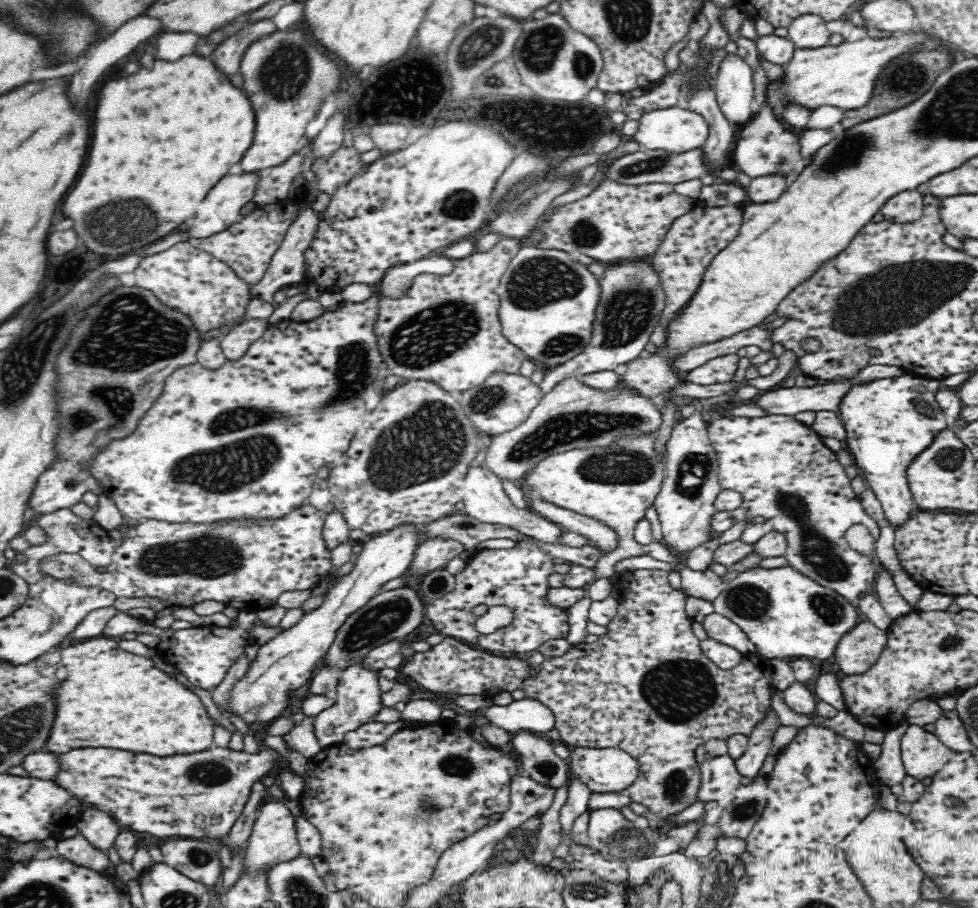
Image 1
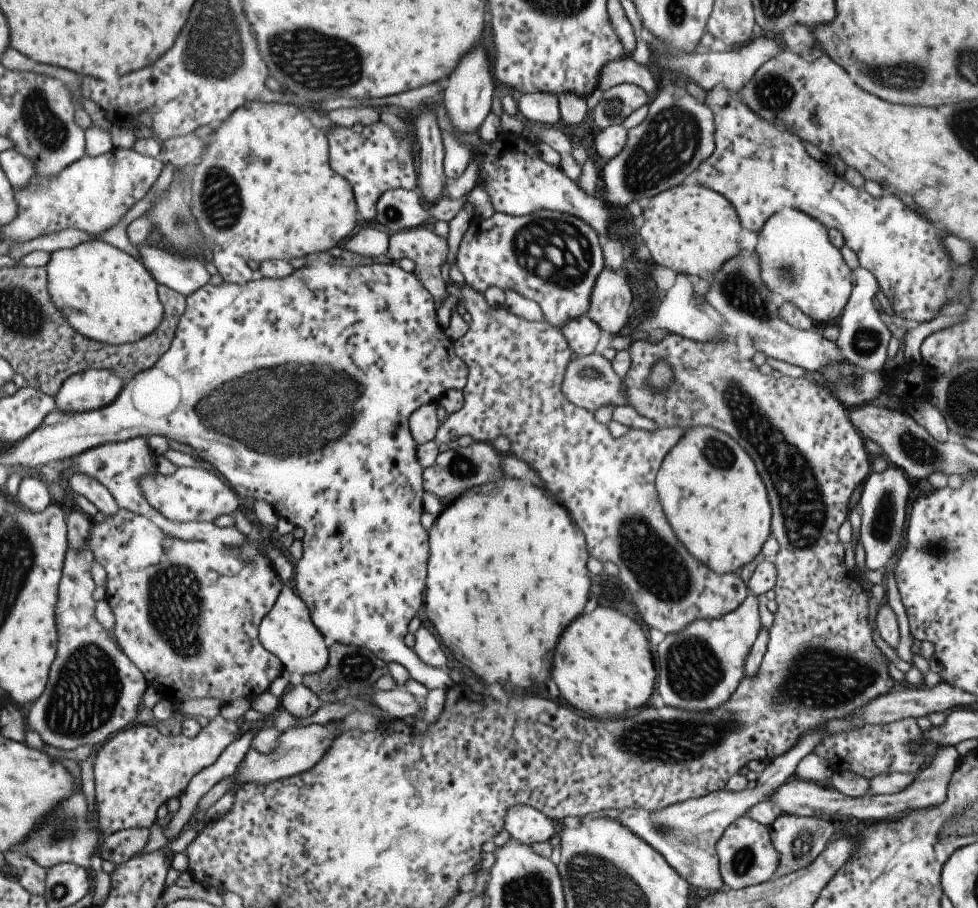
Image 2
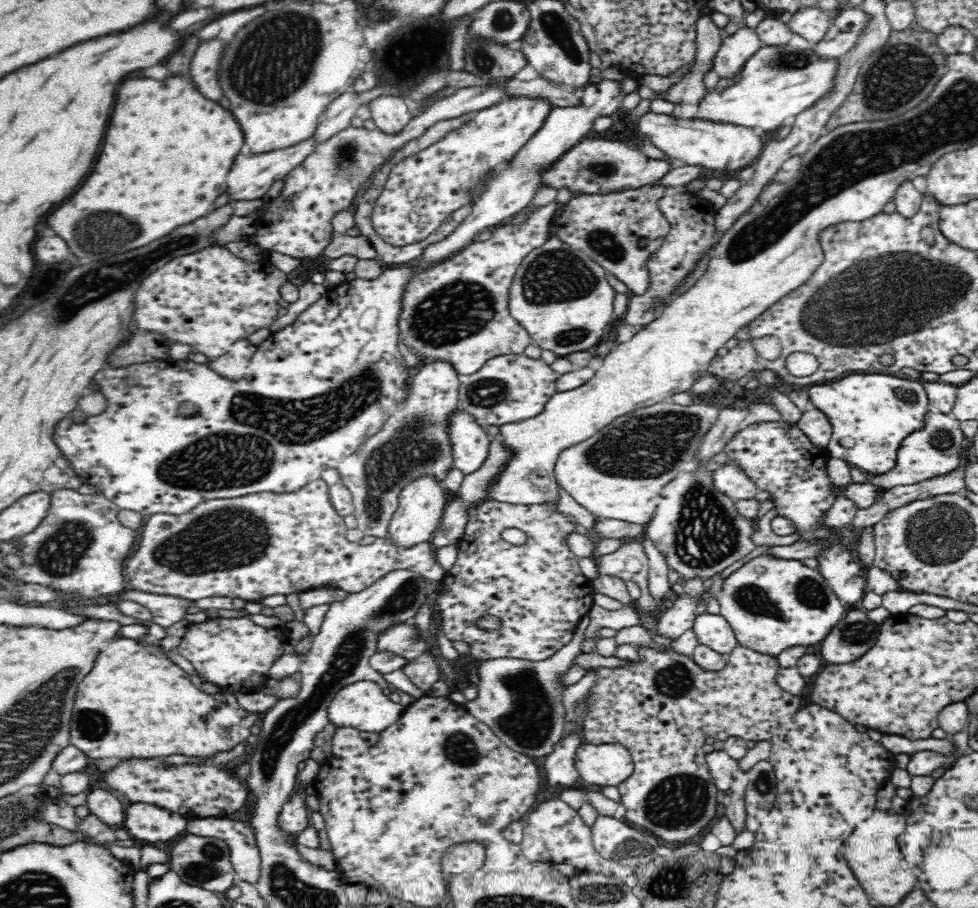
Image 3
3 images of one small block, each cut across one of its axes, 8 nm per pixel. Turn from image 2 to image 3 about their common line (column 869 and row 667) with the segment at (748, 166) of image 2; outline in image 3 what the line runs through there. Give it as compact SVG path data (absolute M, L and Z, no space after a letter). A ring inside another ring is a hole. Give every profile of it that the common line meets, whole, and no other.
M248 616L217 617L207 619L206 622L191 623L177 650L214 685L231 691L256 694L264 690L266 682L270 679L270 668L278 658L284 656L282 646L288 638L286 626L259 626Z

